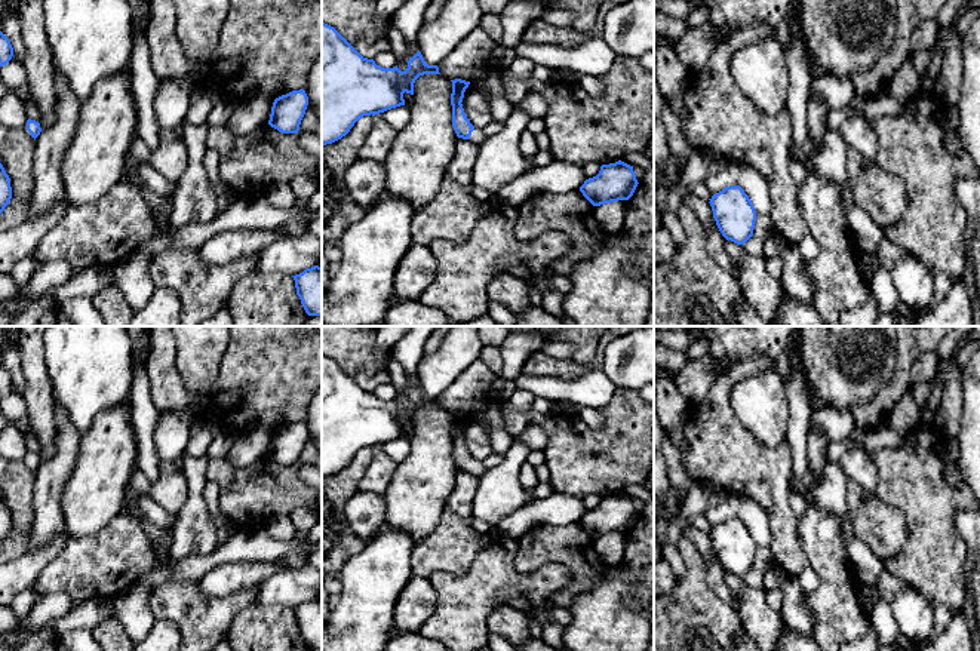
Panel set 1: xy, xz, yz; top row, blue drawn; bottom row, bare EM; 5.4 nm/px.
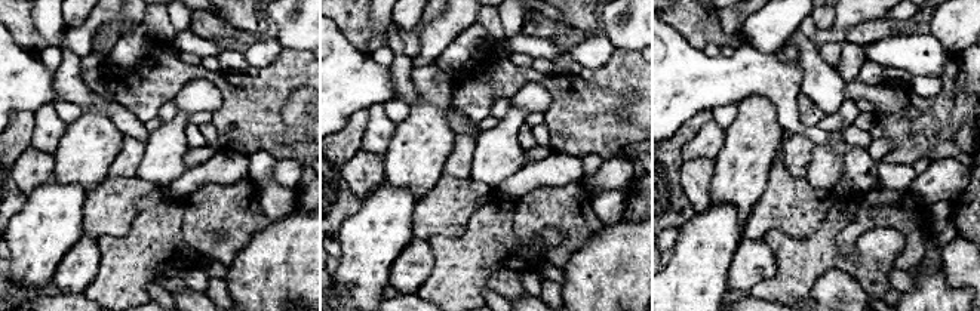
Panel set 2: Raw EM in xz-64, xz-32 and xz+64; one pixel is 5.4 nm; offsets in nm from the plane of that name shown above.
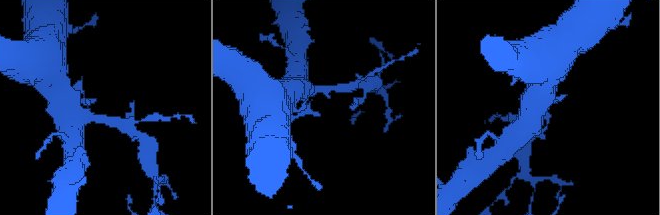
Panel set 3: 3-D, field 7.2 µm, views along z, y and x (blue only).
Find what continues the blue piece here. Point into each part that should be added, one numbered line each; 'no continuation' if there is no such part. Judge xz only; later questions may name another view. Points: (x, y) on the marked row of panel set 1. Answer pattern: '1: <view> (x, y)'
1: xz (478, 137)

